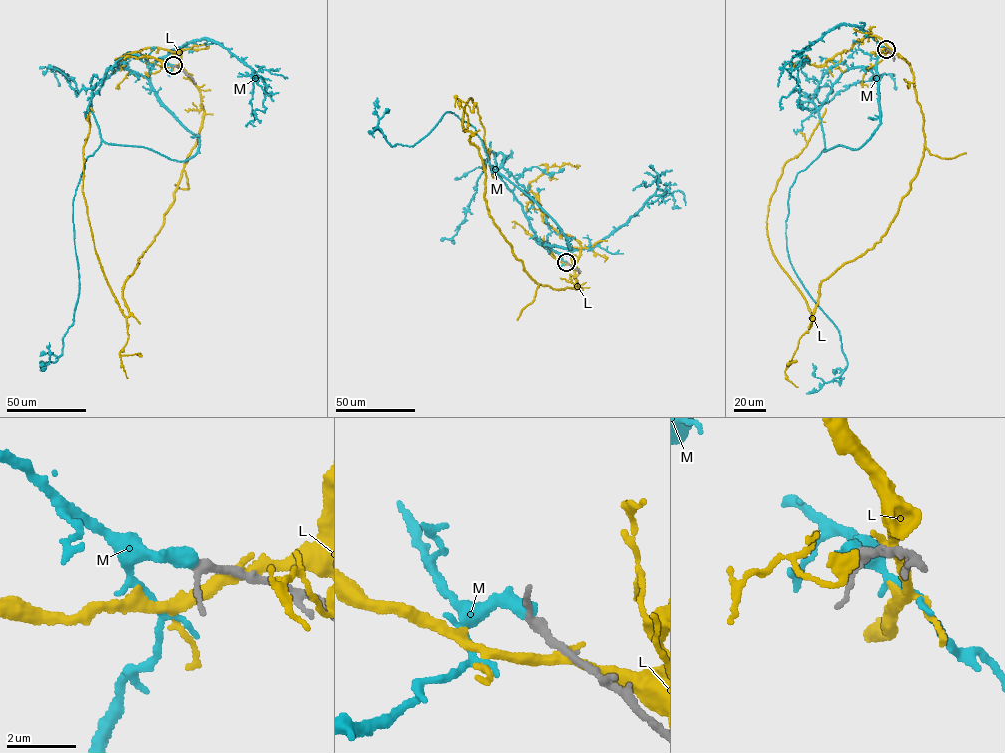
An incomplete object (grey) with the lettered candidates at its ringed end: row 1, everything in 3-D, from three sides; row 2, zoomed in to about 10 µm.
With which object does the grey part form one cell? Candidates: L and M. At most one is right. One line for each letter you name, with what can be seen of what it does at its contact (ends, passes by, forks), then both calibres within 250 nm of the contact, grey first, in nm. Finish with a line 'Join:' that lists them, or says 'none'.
M: it ends; calibres 240 and 440 nm
Join: M

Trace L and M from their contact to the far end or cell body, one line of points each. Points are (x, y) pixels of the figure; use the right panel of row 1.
L: (887, 48), (912, 72), (923, 157), (879, 241), (821, 282), (811, 323), (766, 223), (783, 166), (825, 108)
M: (886, 49), (832, 85), (824, 149), (788, 194), (790, 262), (847, 365), (826, 382), (812, 363)

